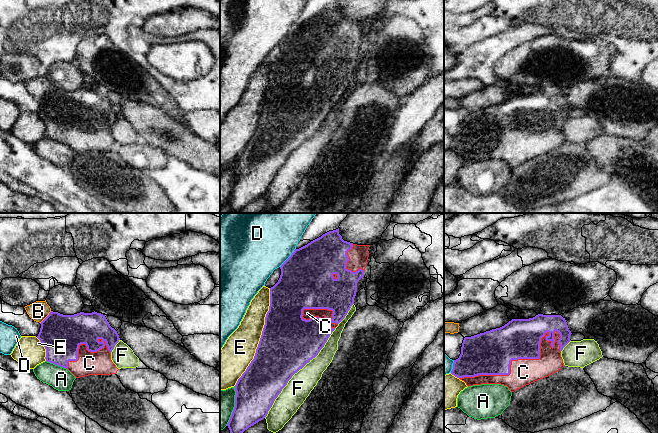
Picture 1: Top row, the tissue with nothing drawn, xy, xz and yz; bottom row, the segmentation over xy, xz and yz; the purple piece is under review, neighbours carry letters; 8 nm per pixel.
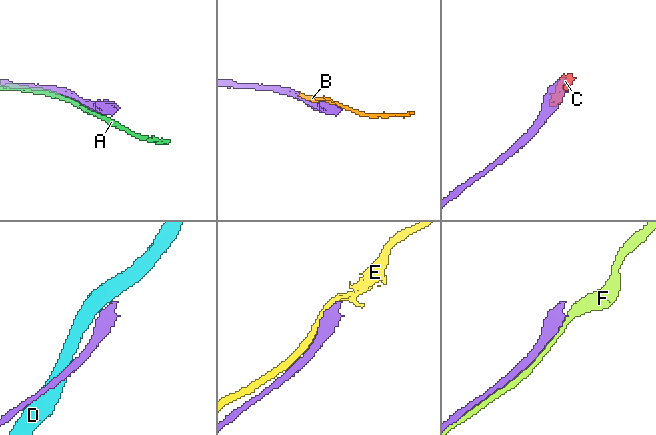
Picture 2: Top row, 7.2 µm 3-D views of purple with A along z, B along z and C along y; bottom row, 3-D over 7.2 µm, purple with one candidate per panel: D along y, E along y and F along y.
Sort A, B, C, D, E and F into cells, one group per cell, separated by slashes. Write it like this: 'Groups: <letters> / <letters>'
Groups: A / B / C / D / E / F

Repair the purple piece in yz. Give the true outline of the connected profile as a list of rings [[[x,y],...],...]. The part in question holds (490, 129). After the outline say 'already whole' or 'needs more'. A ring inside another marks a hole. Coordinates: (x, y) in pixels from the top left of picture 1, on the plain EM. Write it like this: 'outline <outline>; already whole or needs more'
outline [[[538,90],[529,95],[512,95],[500,104],[465,113],[451,150],[464,157],[468,163],[501,160],[514,168],[564,143],[561,127],[571,117],[571,110],[561,91]]]; needs more

